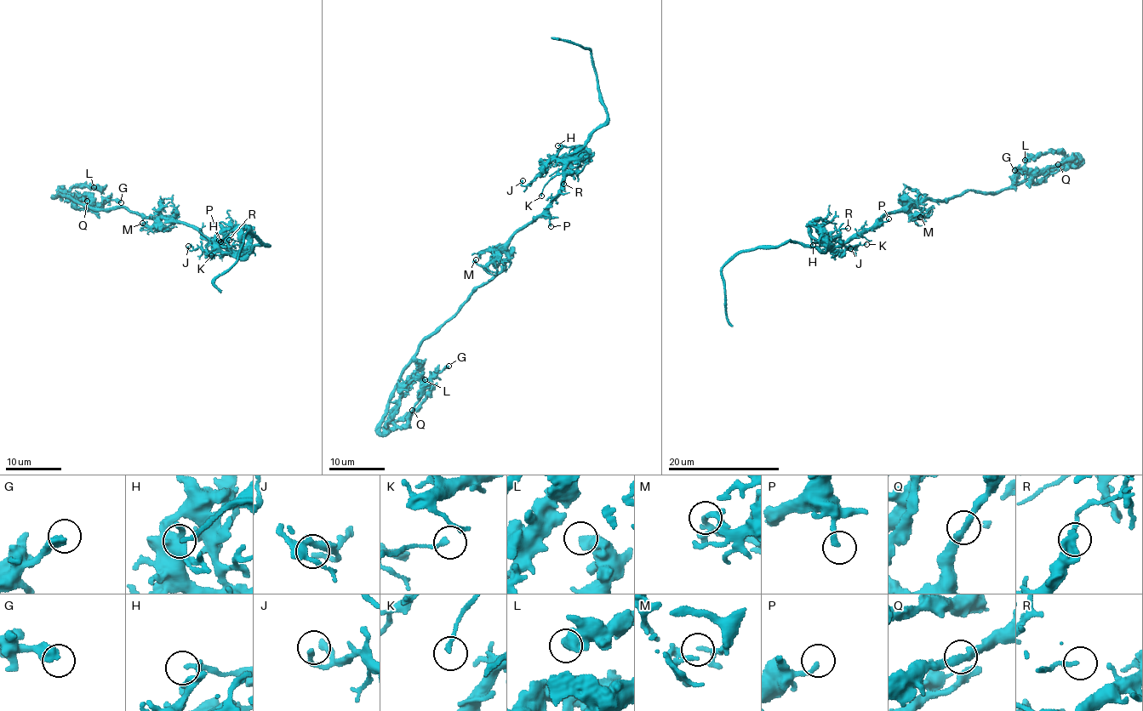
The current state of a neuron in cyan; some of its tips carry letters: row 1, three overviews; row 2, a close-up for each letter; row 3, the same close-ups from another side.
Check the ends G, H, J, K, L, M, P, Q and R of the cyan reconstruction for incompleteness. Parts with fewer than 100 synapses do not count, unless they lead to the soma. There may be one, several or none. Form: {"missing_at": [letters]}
{"missing_at": []}

